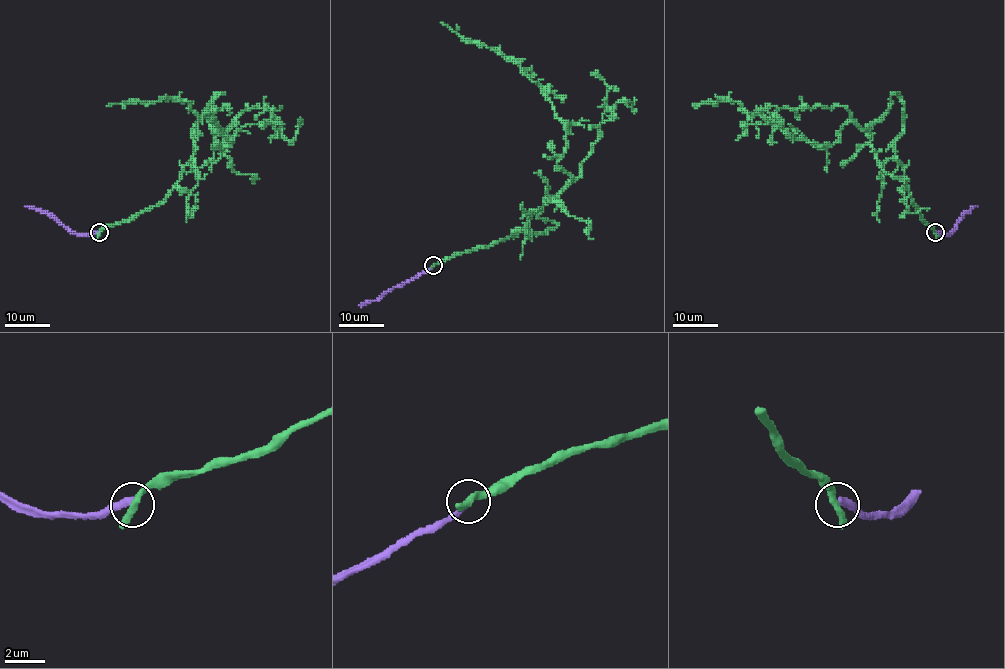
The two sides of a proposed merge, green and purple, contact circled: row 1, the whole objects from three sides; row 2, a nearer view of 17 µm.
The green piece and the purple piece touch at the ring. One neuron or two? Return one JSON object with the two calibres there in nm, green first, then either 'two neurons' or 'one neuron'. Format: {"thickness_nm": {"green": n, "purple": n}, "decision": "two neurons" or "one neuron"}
{"thickness_nm": {"green": 320, "purple": 320}, "decision": "two neurons"}

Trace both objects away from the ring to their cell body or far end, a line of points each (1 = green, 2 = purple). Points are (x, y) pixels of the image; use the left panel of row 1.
1: (99, 232), (165, 198), (219, 93), (208, 121), (237, 122), (223, 144), (232, 139), (187, 102), (107, 105)
2: (99, 232), (74, 233), (46, 212), (25, 205)

